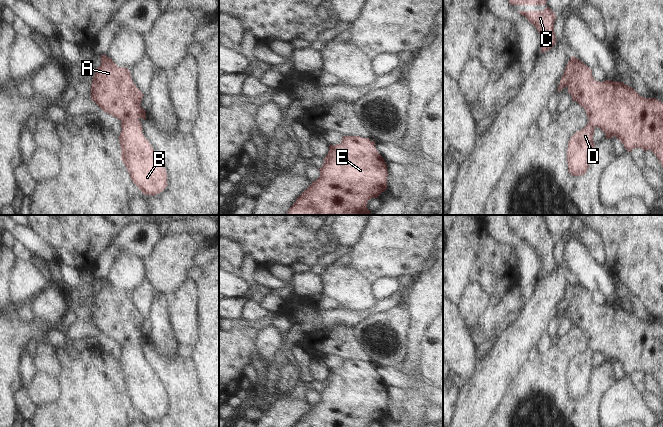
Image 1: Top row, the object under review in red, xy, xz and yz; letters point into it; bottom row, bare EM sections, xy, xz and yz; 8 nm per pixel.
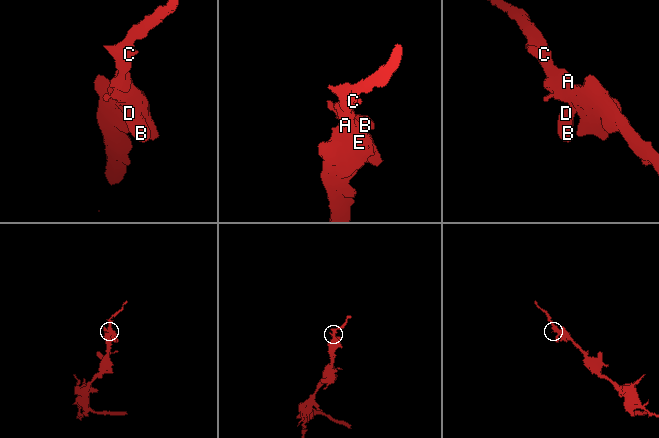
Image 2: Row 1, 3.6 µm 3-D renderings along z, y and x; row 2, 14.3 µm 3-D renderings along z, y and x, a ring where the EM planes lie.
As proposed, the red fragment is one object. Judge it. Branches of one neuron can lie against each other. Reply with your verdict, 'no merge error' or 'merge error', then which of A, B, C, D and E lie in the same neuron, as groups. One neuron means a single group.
no merge error | A B C D E

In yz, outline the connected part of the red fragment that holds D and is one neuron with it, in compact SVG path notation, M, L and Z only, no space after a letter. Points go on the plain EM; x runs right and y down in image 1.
M572 280L561 301L558 315L567 311L572 324L584 332L588 341L587 349L577 355L568 366L567 387L572 400L586 397L590 385L594 381L593 359L596 351L600 352L607 363L615 360L627 375L642 372L652 375L663 391L663 327L656 322L644 322L633 311L622 306L606 304L595 305L592 293Z

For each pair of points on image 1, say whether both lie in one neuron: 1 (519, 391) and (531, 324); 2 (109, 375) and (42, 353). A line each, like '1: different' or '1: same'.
1: different
2: different

